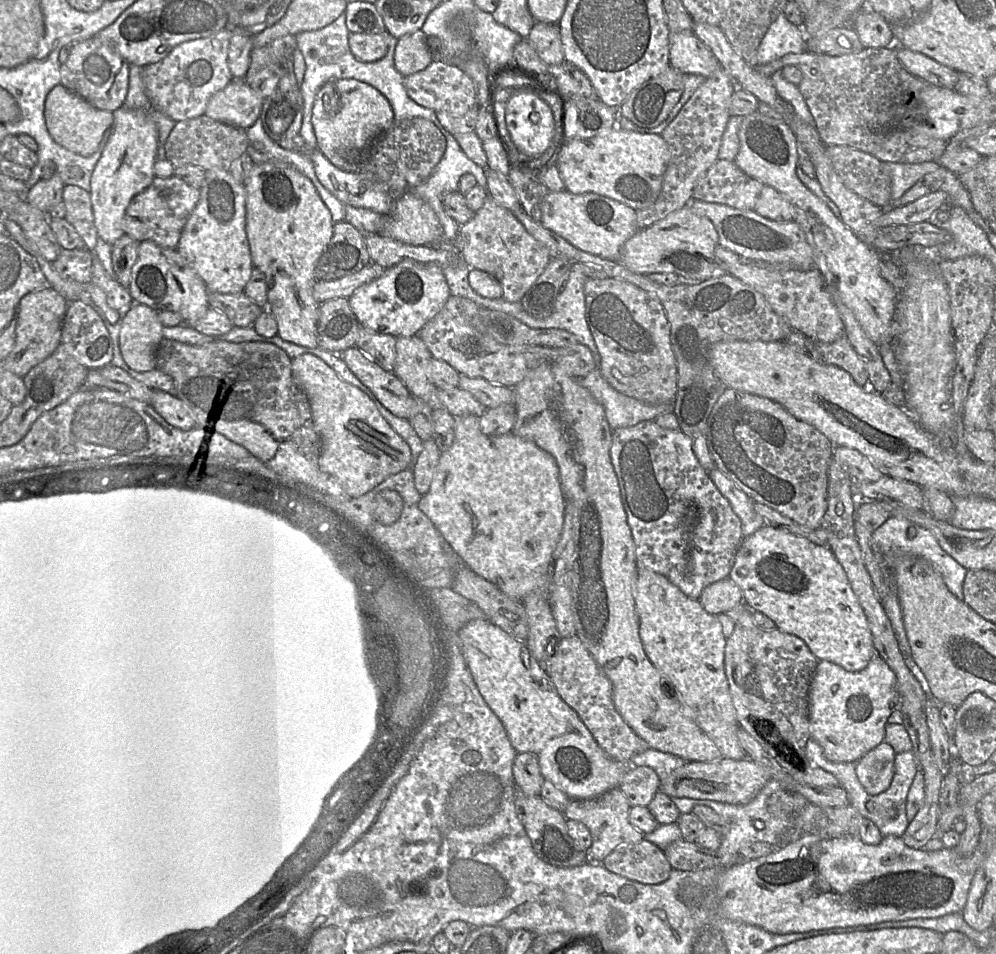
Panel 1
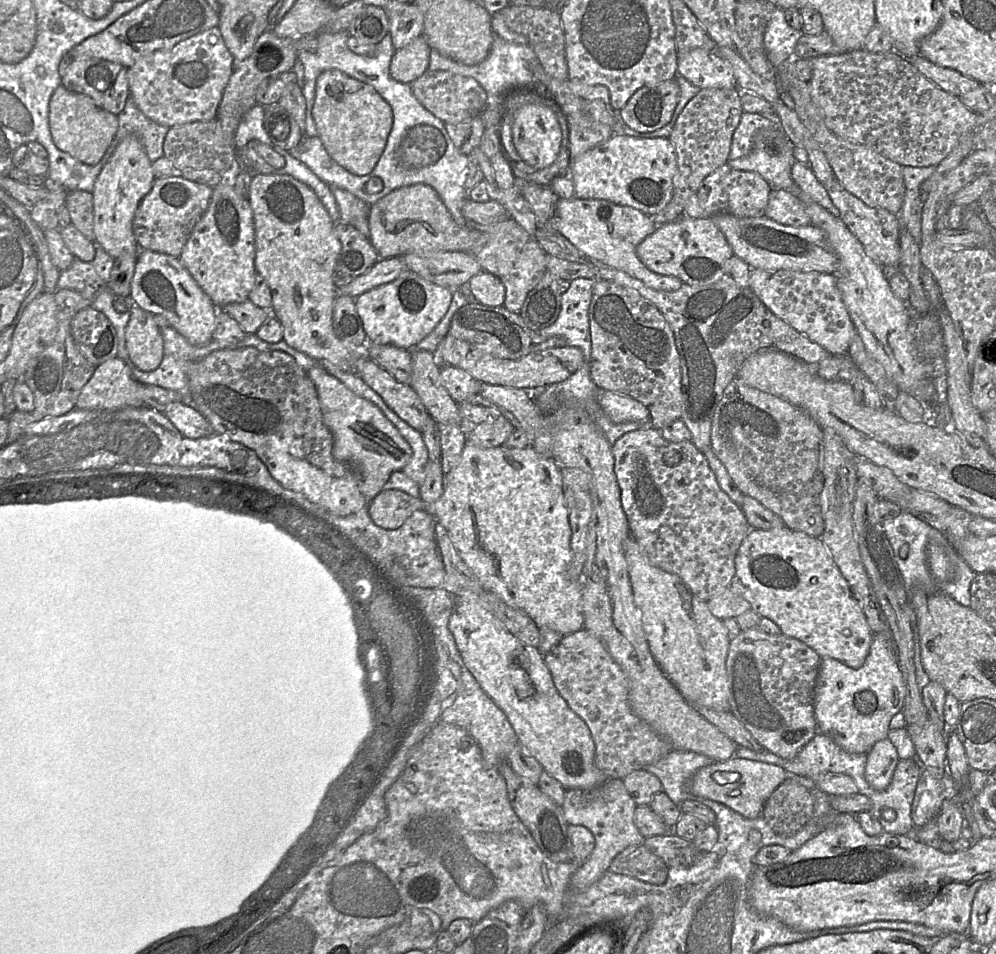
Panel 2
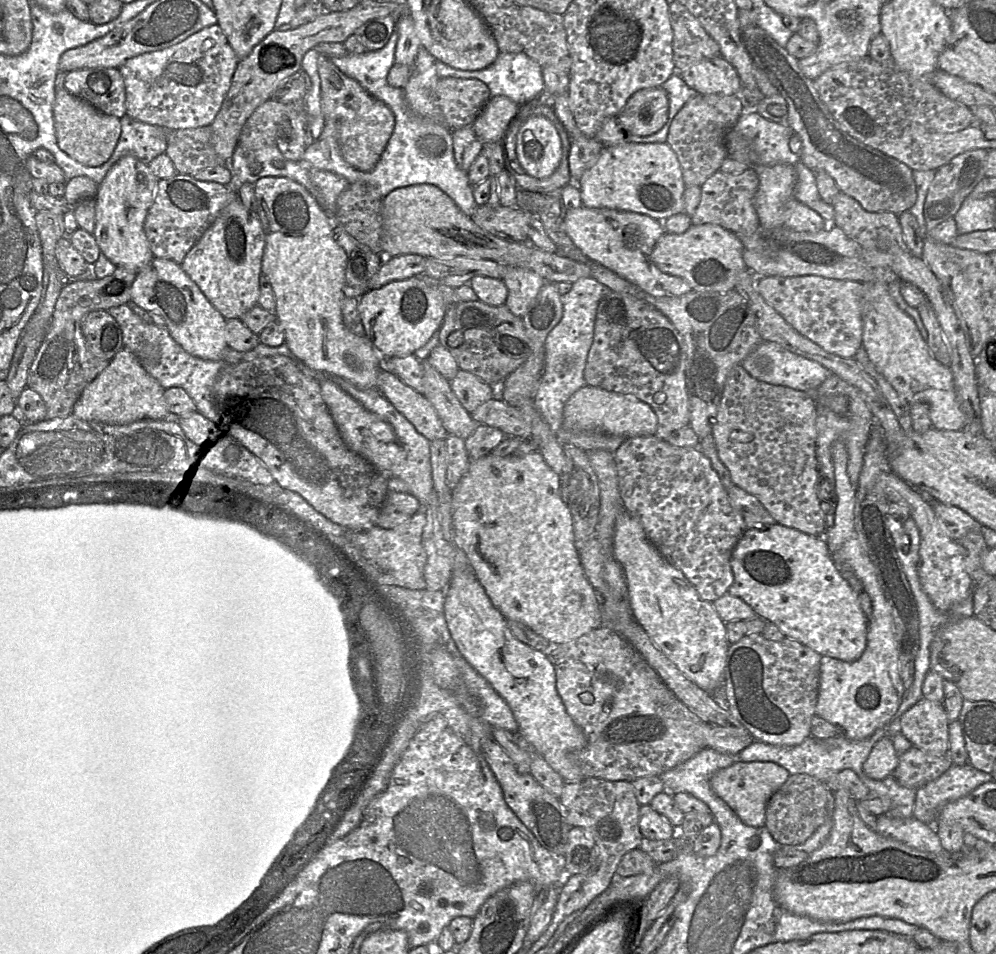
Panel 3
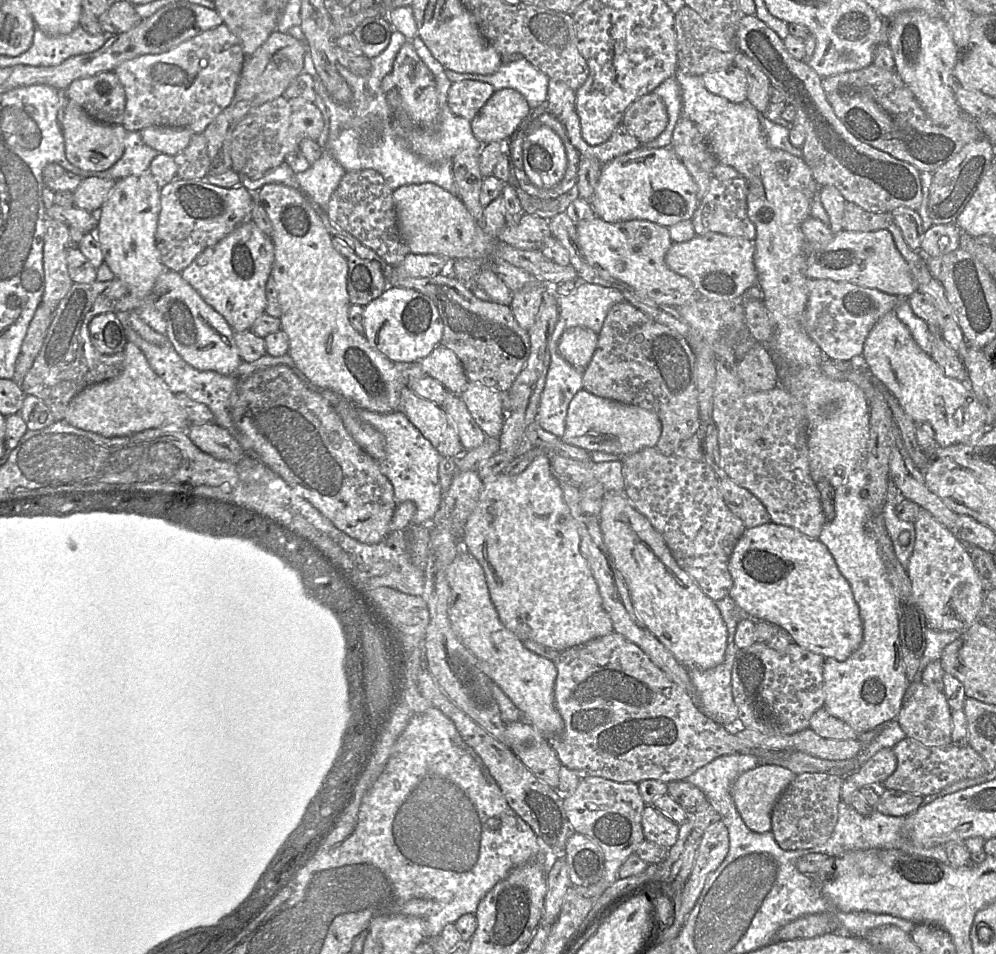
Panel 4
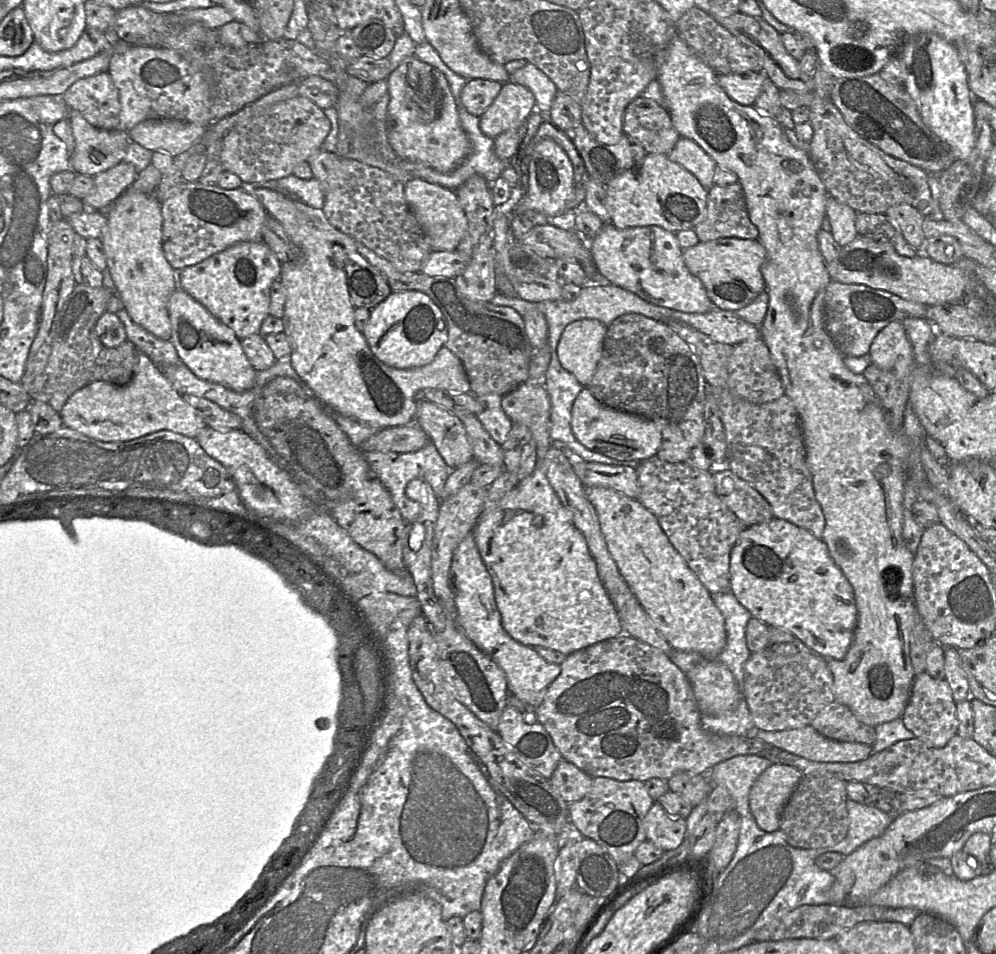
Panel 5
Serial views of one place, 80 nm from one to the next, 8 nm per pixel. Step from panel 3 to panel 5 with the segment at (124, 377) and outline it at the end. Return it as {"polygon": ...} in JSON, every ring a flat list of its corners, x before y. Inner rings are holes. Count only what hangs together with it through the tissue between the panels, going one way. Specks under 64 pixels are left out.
{"polygon":[[138,352,131,381,123,386,95,381,73,393,59,413,63,425,102,442,124,442,160,430,169,430,196,438,206,424,189,406,162,371,144,354]]}

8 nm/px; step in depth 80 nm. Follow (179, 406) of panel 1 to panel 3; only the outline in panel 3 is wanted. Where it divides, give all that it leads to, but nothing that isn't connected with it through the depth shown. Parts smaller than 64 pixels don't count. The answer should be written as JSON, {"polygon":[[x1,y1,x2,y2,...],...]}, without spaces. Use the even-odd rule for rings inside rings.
{"polygon":[[198,411,176,418,186,437,199,446,217,445,223,441,223,435,217,426]]}

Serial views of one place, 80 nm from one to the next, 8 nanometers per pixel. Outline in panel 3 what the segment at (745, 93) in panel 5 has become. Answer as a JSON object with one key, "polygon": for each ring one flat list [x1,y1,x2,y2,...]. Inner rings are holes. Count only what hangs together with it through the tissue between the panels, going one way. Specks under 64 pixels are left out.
{"polygon":[[724,57,701,60,681,72,685,83,697,94,741,94,736,68]]}

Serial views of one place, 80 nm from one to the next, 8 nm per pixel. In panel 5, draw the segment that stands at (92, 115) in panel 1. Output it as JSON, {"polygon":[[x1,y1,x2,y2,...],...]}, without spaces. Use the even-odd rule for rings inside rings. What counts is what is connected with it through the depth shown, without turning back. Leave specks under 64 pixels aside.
{"polygon":[[72,109,68,120,75,139,70,157,74,172,94,177,123,161,131,140,127,132,95,128]]}

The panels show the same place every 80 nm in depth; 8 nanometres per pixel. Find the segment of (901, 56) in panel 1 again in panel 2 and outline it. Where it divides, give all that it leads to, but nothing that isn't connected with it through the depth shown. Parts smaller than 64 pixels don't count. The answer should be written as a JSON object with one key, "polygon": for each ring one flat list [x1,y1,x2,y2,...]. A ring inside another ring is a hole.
{"polygon":[[921,55,911,57,909,61,922,75,942,90,957,97,975,89,980,84,956,70,936,65]]}

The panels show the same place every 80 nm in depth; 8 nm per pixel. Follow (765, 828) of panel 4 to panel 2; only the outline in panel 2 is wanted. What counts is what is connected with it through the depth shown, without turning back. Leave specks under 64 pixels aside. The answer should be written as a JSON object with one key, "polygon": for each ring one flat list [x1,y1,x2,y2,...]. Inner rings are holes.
{"polygon":[[733,756,726,761,715,761,700,768,689,780,687,787,696,796,722,803,743,817,754,819,762,814,765,802,786,778,787,772,775,764]]}

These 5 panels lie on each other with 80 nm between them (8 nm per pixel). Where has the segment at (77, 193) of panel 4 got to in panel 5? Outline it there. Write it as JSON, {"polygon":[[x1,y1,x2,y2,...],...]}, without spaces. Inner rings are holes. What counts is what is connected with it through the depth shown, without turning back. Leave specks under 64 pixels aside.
{"polygon":[[125,161,94,176,93,189,82,199,86,210,108,209,135,182,137,176,135,167]]}

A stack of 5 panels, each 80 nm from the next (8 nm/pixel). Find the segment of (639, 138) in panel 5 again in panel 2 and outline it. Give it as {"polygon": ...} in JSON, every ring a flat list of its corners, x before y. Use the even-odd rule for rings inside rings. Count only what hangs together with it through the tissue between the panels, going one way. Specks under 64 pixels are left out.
{"polygon":[[675,78,636,90,619,111,619,119,637,132,652,132,669,123,679,100]]}

